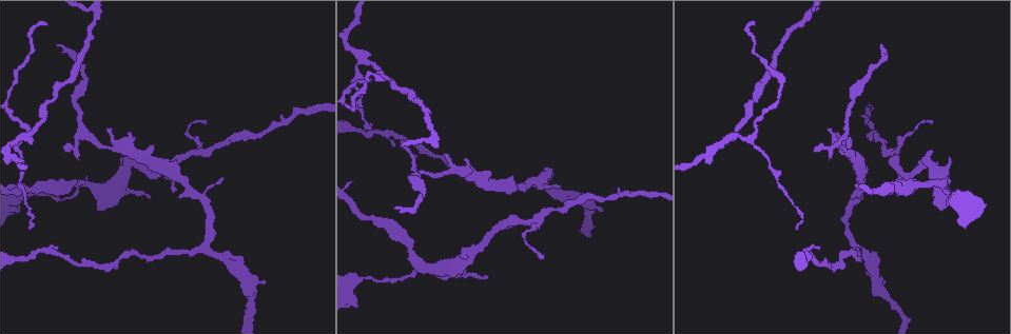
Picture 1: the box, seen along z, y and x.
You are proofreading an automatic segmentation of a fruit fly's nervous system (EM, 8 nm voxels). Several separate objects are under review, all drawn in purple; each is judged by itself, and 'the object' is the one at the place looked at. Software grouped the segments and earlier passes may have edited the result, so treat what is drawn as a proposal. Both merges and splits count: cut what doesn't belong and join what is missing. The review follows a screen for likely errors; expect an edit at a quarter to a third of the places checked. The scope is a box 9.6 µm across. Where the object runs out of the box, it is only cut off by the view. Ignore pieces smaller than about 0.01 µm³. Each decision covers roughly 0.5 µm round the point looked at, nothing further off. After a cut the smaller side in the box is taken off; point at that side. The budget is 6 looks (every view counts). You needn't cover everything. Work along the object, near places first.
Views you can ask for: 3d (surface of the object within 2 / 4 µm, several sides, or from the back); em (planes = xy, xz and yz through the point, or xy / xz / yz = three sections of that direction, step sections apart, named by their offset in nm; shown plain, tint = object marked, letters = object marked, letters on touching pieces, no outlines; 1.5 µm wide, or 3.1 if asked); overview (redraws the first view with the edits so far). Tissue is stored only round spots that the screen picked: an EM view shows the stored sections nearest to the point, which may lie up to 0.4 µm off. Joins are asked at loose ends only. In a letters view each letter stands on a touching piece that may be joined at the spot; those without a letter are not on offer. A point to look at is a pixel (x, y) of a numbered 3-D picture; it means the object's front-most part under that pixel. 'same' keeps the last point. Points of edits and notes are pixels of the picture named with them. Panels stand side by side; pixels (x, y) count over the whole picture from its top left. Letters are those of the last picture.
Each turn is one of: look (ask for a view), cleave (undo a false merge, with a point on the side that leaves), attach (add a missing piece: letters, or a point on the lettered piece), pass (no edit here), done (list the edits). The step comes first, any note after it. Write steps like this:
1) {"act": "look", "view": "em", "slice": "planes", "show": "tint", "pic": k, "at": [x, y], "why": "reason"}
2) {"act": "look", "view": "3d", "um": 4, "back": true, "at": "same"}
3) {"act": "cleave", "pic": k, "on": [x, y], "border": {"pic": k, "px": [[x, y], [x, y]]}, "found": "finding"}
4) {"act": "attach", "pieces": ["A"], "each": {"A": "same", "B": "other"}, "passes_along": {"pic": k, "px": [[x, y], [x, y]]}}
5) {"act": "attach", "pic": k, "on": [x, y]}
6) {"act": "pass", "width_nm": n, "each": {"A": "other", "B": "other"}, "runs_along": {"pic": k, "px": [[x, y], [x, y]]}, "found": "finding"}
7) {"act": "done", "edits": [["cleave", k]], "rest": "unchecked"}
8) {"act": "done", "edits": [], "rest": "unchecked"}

{"act": "look", "view": "em", "slice": "planes", "show": "letters", "pic": 1, "at": [390, 81], "why": "narrows sharply"}

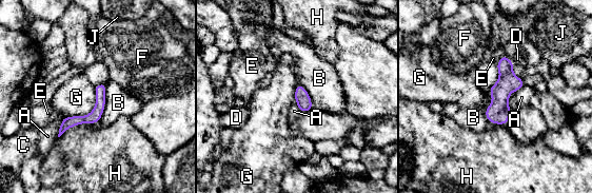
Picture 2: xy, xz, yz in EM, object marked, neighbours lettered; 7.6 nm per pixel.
{"act": "pass", "each": {"A": "other", "B": "other", "C": "other", "D": "other", "E": "other", "F": "other", "G": "other", "H": "other", "J": "other"}, "runs_along": {"pic": 2, "px": [[504, 59], [498, 121]]}, "found": "all the same cell"}

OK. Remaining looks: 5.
{"act": "look", "view": "em", "slice": "planes", "show": "letters", "pic": 1, "at": [405, 140], "why": "free end"}

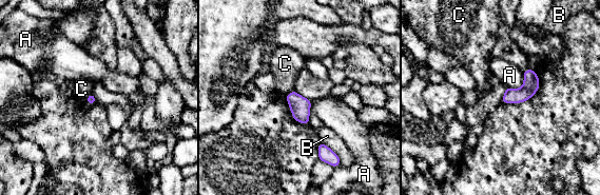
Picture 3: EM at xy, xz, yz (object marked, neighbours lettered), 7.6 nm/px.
{"act": "pass", "each": {"A": "other", "B": "other", "C": "other"}, "border": {"pic": 3, "px": [[92, 92], [84, 101]]}, "found": "no lettered piece goes on from it"}

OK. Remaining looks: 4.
{"act": "look", "view": "em", "slice": "planes", "show": "plain", "pic": 1, "at": [18, 200], "why": "thick turns thin"}

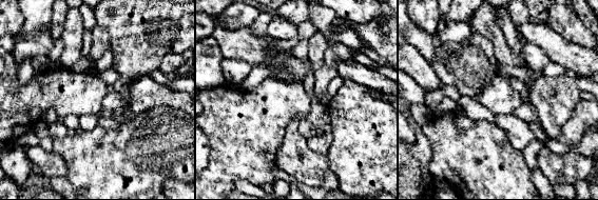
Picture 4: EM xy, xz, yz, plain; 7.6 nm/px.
{"act": "look", "view": "em", "slice": "planes", "show": "letters", "at": "same", "why": "see the neighbours"}

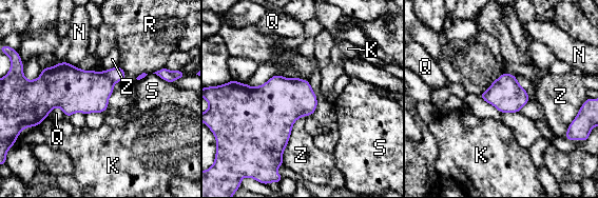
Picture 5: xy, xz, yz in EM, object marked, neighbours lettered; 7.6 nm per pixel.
{"act": "cleave", "pic": 5, "on": [87, 92], "width_nm": 260, "each": {"K": "other", "N": "other", "Q": "other", "R": "other", "S": "other", "Z": "other"}, "border": {"pic": 5, "px": [[102, 72], [113, 83]]}, "found": "a second cell is stuck on"}

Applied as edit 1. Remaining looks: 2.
{"act": "done", "edits": [["cleave", 5]], "rest": "unchecked"}

